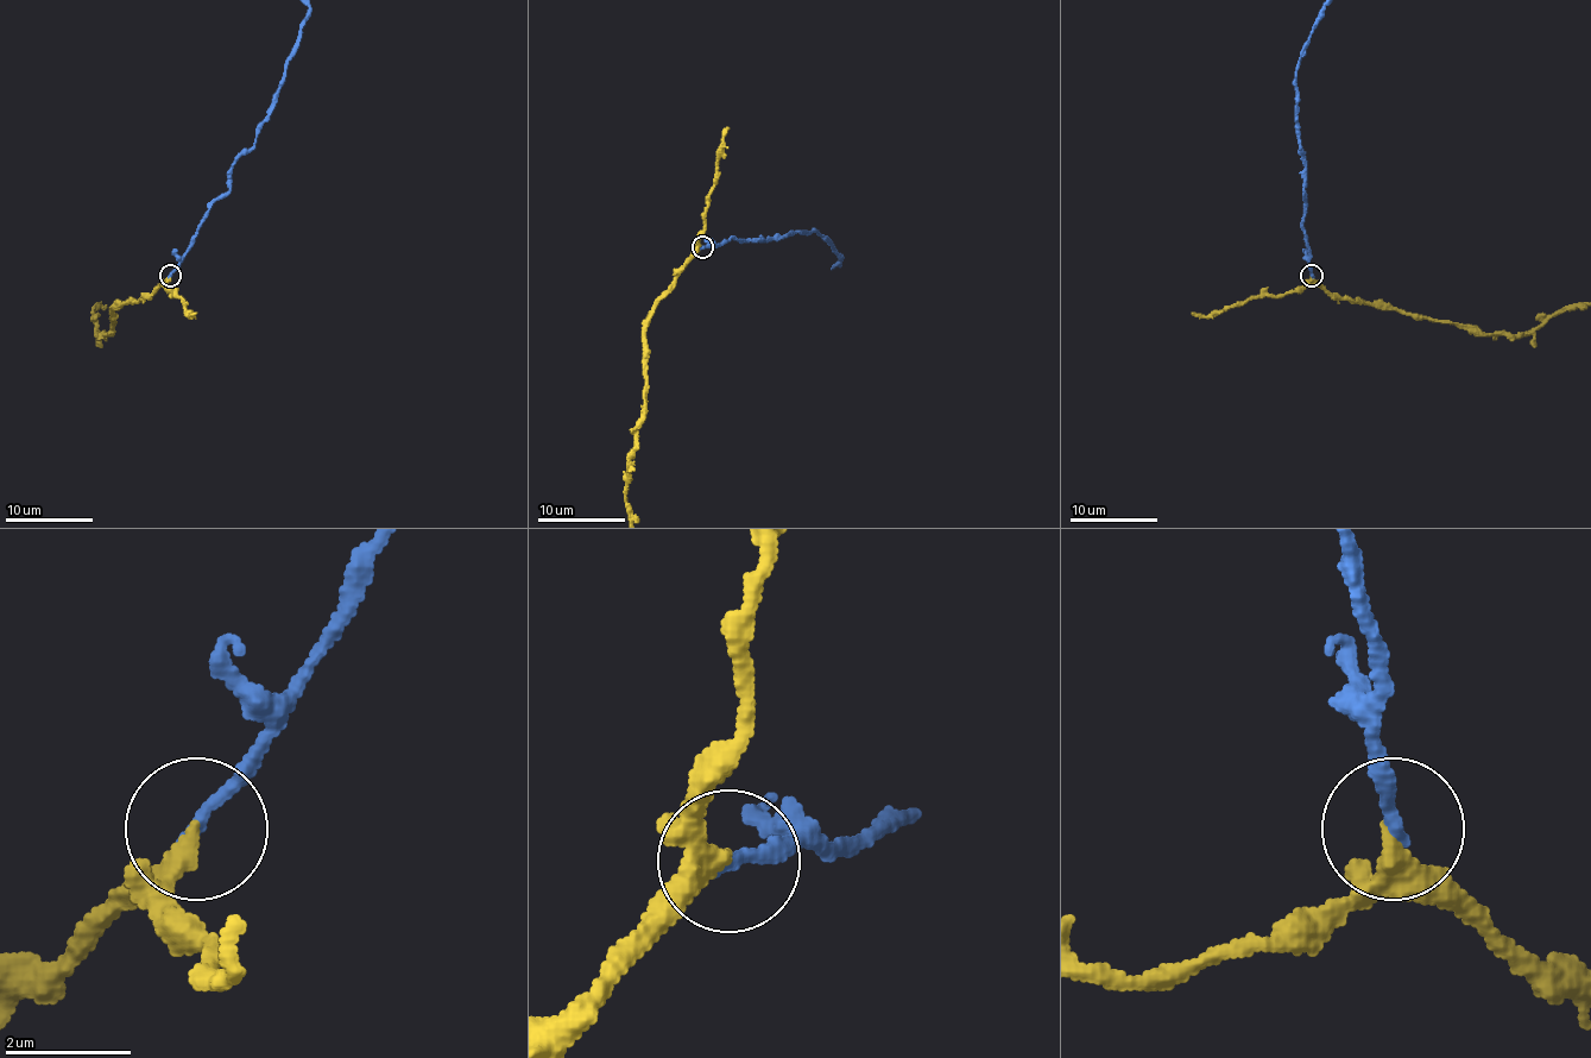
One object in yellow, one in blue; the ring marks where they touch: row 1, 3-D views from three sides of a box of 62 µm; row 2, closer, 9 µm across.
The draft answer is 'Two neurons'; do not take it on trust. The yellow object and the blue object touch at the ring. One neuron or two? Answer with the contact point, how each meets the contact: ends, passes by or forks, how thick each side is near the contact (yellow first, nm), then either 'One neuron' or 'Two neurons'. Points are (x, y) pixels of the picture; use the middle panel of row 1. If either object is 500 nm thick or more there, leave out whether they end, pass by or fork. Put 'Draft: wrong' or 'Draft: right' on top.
Draft: wrong
Place: (702, 247). At the ring yellow passes by. At the ring blue ends. Thickness 240 nm (yellow) against 200 nm. One neuron

